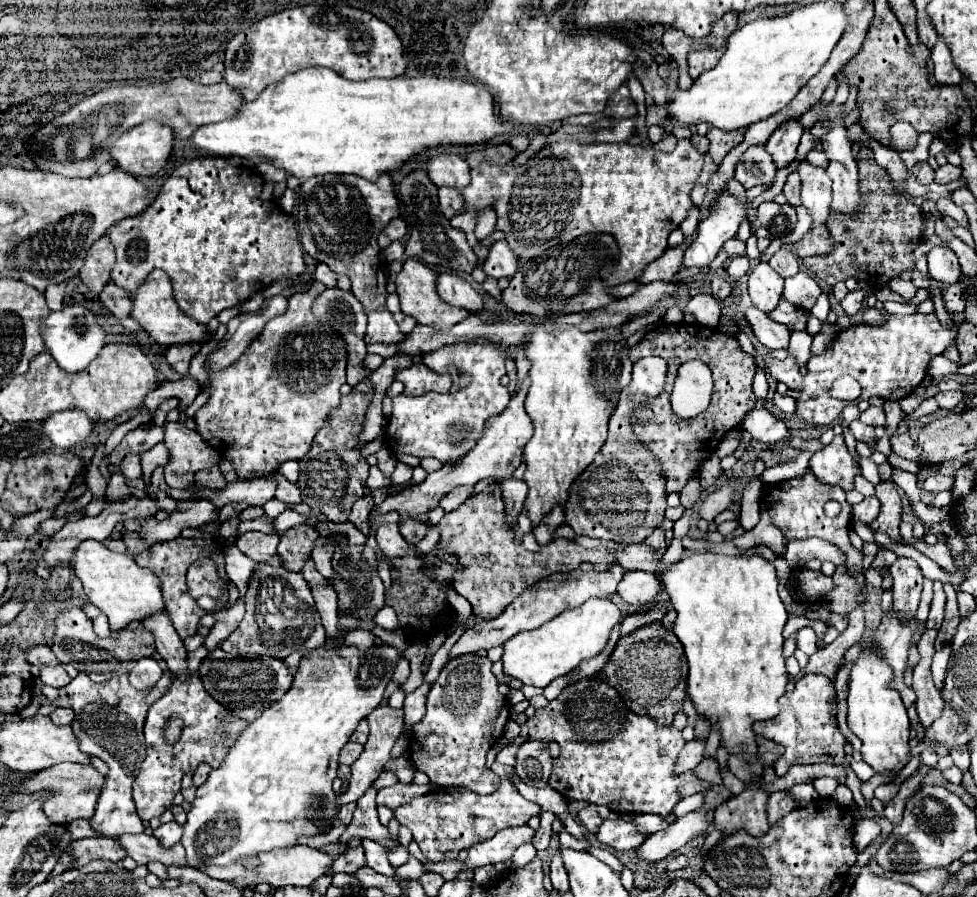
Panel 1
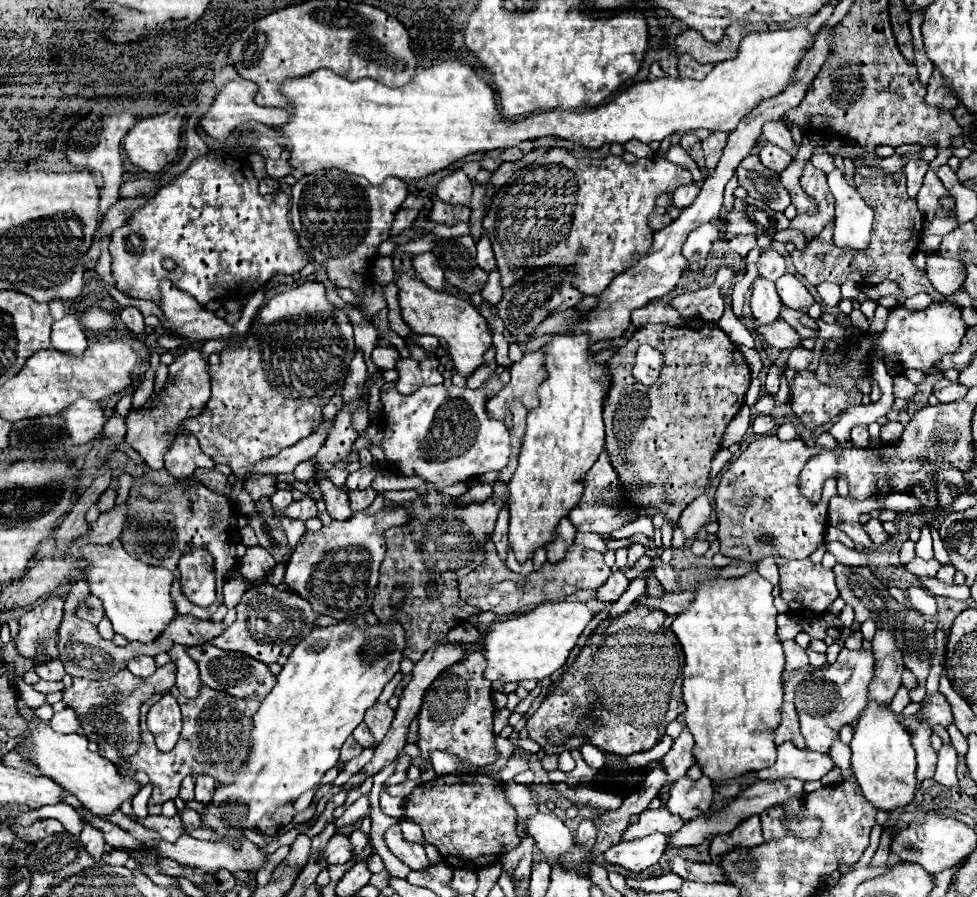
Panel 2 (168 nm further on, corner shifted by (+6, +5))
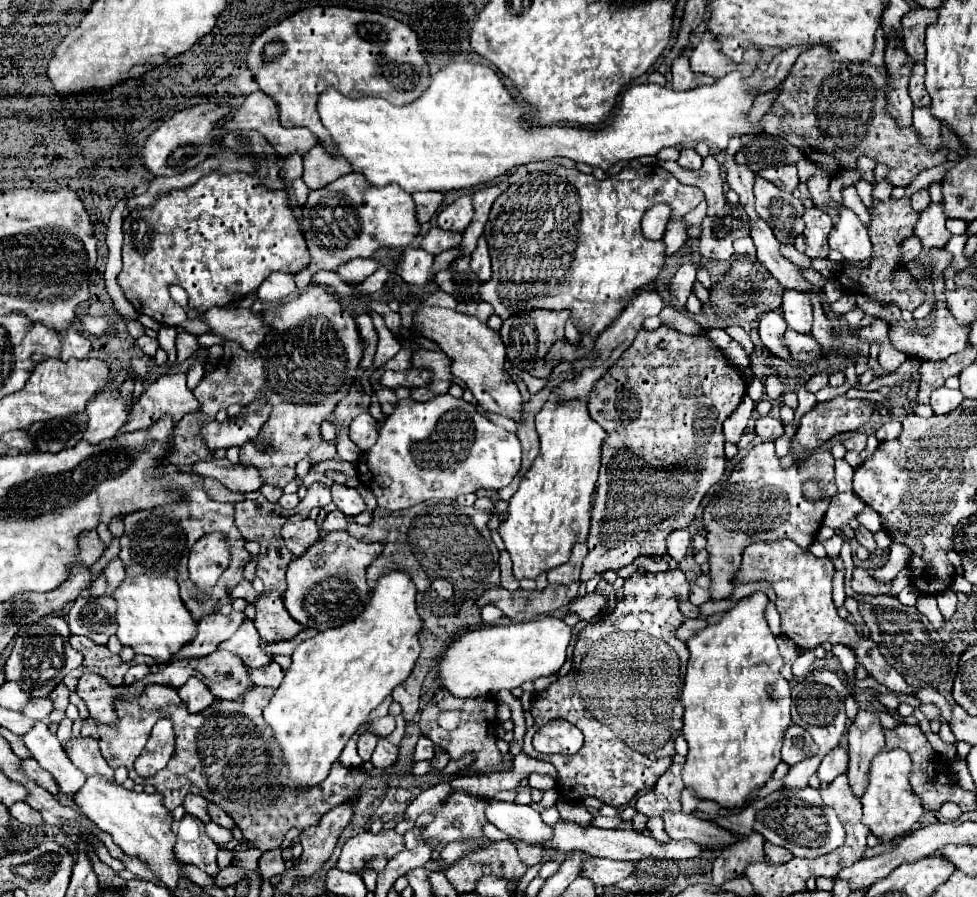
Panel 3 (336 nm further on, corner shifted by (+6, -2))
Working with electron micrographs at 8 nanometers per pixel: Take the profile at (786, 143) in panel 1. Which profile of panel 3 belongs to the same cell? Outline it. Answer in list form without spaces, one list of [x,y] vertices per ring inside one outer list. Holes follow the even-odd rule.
[[[779,164],[779,166],[773,166],[773,168],[765,168],[765,170],[759,172],[759,176],[763,176],[765,180],[777,184],[785,192],[793,192],[799,184],[795,164]]]

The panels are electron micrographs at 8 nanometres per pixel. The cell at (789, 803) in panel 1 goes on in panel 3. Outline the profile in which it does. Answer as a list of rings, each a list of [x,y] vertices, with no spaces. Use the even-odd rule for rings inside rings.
[[[765,842],[765,856],[769,862],[785,862],[785,860],[791,860],[793,854],[783,848],[783,846],[775,846],[771,842]]]

